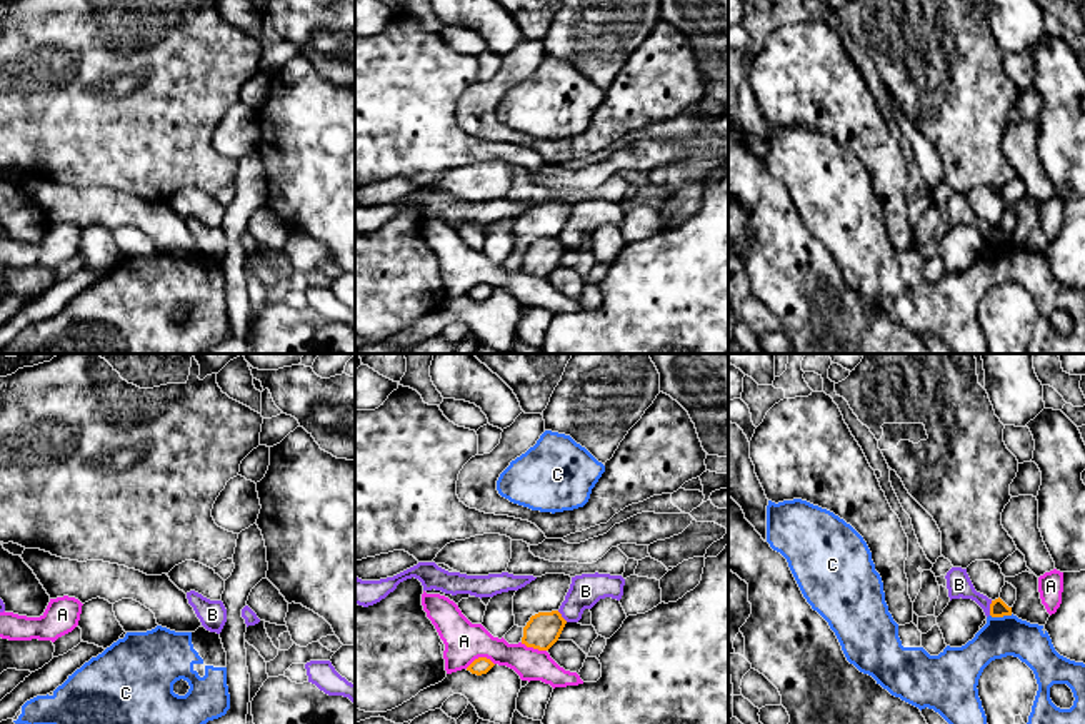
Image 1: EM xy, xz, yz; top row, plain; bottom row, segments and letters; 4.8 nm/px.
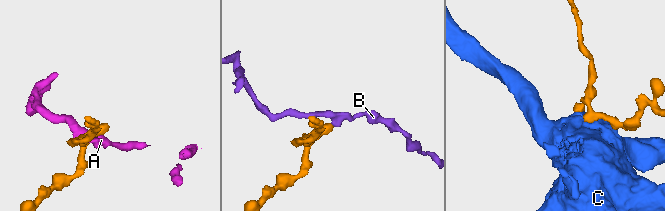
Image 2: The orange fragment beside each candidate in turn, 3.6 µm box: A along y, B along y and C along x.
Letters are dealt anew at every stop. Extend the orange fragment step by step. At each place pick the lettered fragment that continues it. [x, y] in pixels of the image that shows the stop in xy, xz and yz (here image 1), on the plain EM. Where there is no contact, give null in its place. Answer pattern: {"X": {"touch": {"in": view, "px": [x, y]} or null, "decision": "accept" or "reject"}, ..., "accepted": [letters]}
{"A": {"touch": {"in": "xz", "px": [479, 284]}, "decision": "reject"}, "B": {"touch": {"in": "yz", "px": [990, 234]}, "decision": "reject"}, "C": {"touch": {"in": "yz", "px": [1000, 242]}, "decision": "reject"}, "accepted": []}

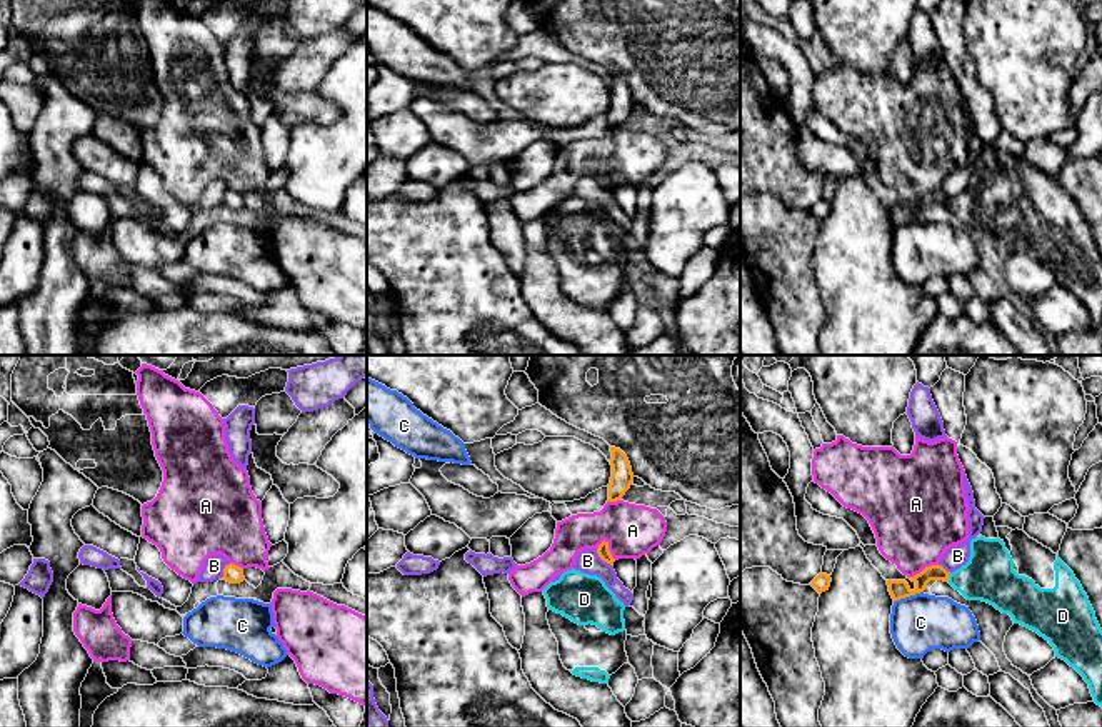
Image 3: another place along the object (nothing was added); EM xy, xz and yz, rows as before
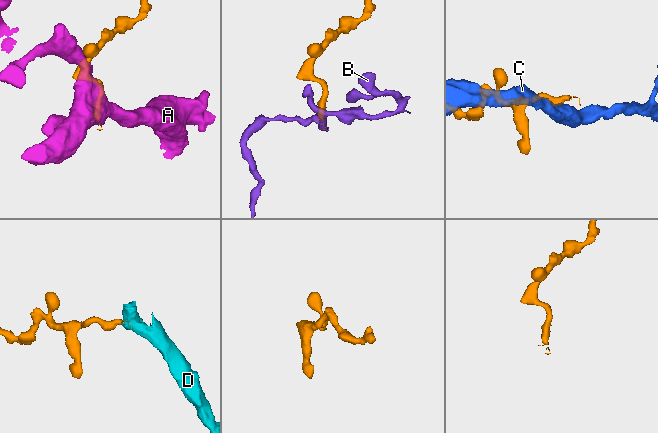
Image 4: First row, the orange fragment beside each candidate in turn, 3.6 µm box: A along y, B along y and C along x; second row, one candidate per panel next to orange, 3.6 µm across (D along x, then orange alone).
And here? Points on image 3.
{"A": {"touch": {"in": "xz", "px": [607, 175]}, "decision": "reject"}, "B": {"touch": {"in": "xz", "px": [604, 187]}, "decision": "reject"}, "C": {"touch": {"in": "yz", "px": [907, 222]}, "decision": "reject"}, "D": {"touch": {"in": "yz", "px": [947, 204]}, "decision": "accept"}, "accepted": ["D"]}

